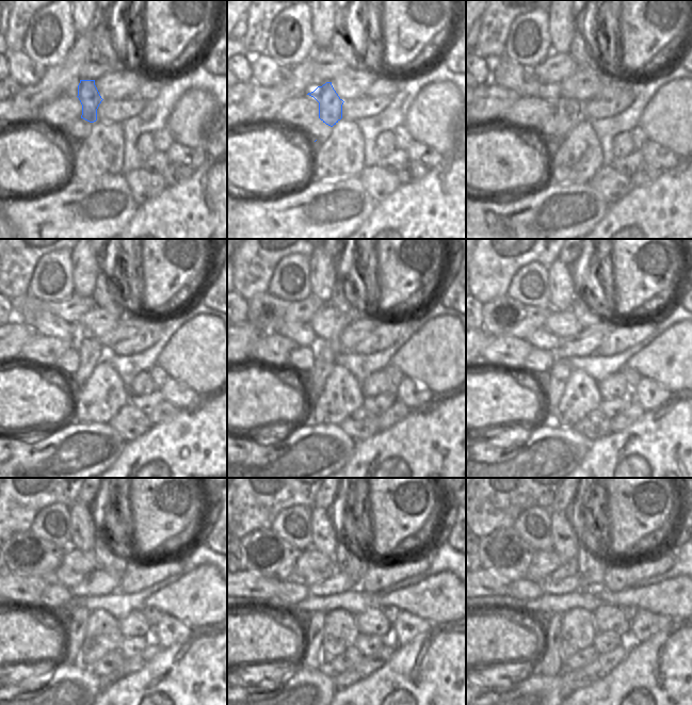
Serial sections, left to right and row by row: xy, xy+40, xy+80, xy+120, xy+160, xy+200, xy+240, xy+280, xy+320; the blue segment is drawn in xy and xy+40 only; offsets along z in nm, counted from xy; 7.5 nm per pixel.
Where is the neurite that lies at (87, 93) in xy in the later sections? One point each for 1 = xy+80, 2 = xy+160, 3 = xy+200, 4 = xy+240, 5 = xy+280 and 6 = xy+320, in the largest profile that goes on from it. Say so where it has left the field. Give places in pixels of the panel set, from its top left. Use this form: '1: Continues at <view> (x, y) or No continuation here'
1: Continues at xy+80 (568, 112)
2: Continues at xy+160 (325, 361)
3: Continues at xy+200 (561, 369)
4: Continues at xy+240 (75, 631)
5: Continues at xy+280 (310, 657)
6: Continues at xy+320 (550, 662)

